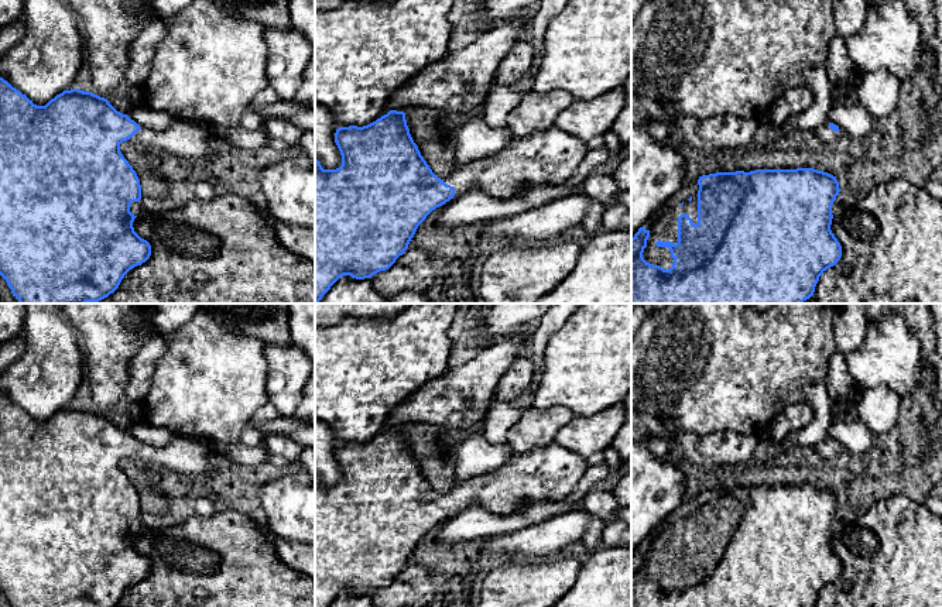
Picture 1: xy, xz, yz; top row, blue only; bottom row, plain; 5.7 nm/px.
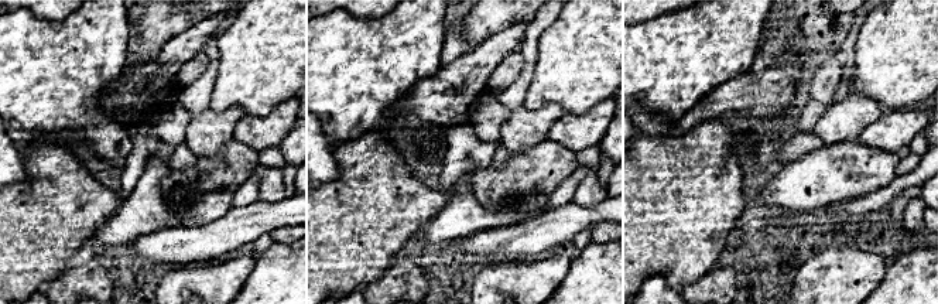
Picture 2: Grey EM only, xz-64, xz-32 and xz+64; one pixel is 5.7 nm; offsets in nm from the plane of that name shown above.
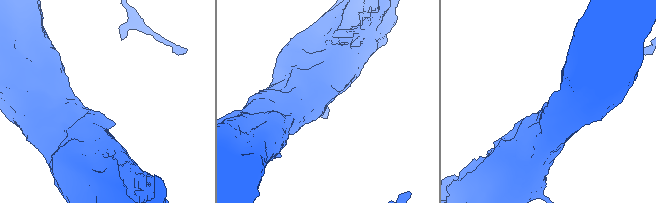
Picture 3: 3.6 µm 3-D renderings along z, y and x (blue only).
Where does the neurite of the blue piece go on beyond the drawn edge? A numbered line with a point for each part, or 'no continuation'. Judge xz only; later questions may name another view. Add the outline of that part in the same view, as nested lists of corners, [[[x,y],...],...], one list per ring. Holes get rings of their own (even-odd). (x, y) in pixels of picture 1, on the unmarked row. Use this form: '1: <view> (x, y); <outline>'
1: xz (550, 473); [[[552,443],[535,447],[527,453],[513,455],[497,470],[472,477],[455,486],[443,498],[451,501],[455,510],[479,505],[491,514],[514,514],[534,504],[562,501],[575,490],[588,467],[586,459],[564,446]]]

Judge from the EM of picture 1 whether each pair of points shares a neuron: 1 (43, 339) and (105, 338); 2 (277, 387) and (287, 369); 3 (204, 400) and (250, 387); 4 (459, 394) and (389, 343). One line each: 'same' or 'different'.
1: different
2: same
3: same
4: different

